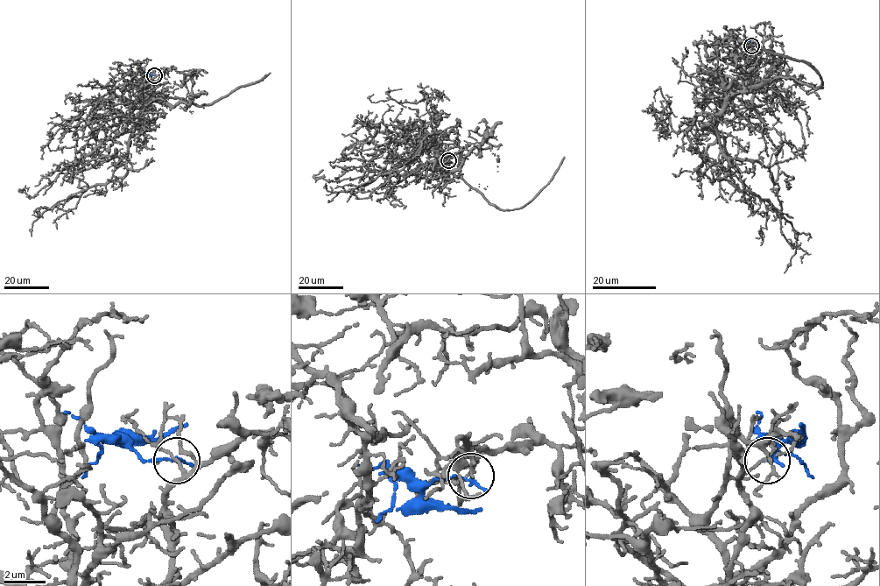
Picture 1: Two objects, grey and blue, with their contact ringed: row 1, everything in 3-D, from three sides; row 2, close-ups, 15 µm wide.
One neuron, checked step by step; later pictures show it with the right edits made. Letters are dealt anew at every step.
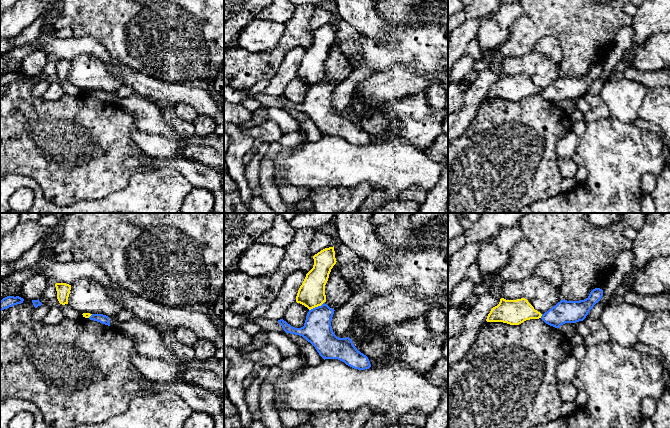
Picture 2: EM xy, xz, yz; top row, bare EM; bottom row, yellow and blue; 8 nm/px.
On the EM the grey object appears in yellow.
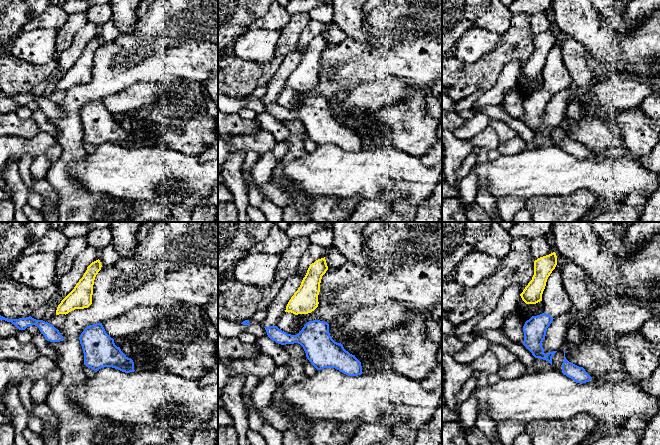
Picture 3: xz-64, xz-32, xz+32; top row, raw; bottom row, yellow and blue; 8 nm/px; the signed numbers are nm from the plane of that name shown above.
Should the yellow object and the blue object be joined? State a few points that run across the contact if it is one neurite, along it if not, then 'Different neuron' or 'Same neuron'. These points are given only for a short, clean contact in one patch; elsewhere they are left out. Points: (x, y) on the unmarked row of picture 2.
Line: xz (323, 78), (309, 86). Different neuron

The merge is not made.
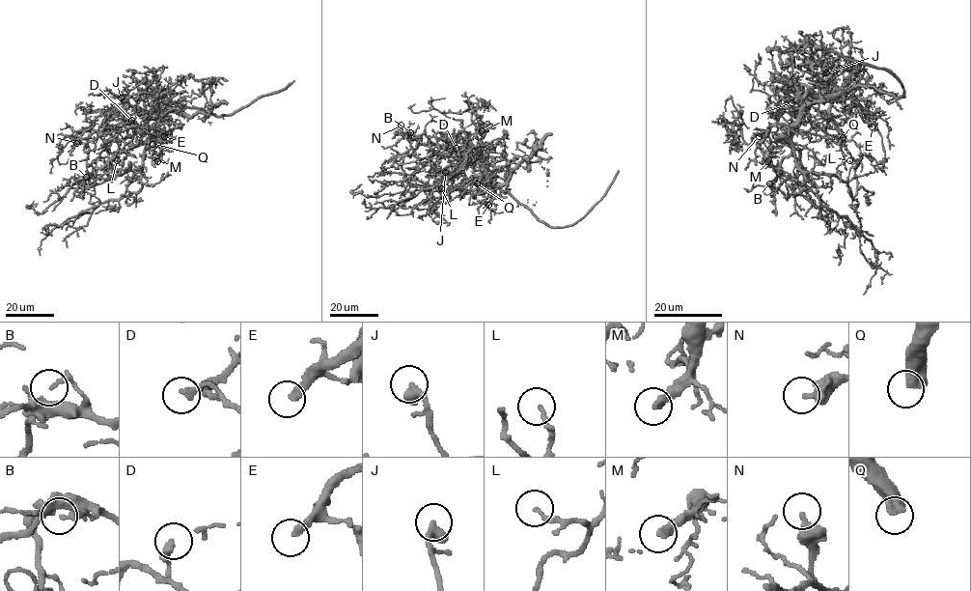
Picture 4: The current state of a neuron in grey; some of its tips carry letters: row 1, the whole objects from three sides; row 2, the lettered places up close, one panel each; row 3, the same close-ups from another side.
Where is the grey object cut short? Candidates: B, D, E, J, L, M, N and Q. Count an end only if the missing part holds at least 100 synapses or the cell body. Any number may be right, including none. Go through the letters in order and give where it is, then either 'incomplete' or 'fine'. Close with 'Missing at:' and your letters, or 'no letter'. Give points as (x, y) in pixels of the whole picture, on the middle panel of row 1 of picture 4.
B: (410, 132) | fine
D: (456, 148) | fine
E: (488, 205) | incomplete
J: (445, 172) | fine
L: (441, 188) | fine
M: (482, 130) | incomplete
N: (401, 125) | fine
Q: (477, 183) | incomplete
Missing at: E, M, Q

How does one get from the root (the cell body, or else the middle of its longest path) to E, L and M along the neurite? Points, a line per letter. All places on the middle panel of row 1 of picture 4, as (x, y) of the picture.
E: (479, 154), (485, 176), (490, 182), (490, 189), (498, 196), (488, 205)
L: (479, 154), (471, 148), (463, 169), (437, 188), (441, 194), (441, 188)
M: (479, 154), (485, 126), (482, 130)

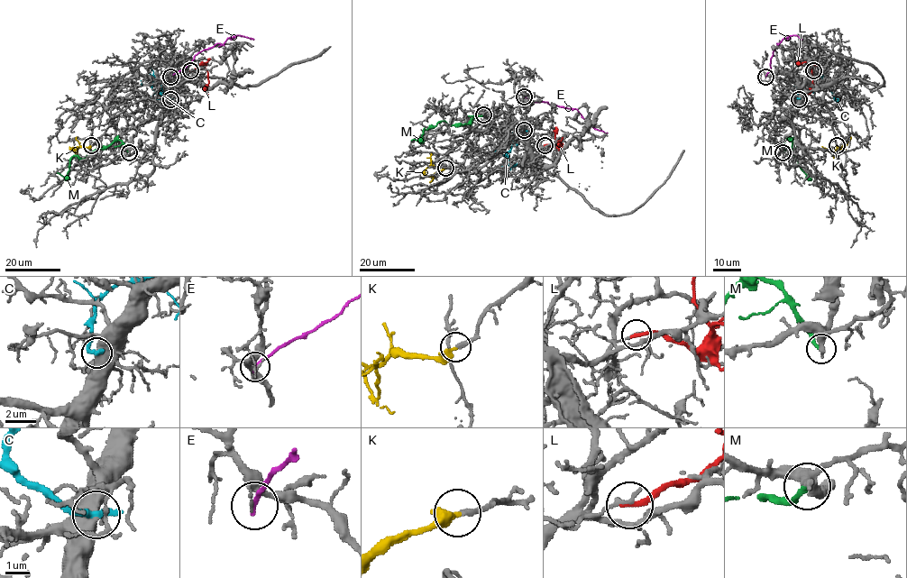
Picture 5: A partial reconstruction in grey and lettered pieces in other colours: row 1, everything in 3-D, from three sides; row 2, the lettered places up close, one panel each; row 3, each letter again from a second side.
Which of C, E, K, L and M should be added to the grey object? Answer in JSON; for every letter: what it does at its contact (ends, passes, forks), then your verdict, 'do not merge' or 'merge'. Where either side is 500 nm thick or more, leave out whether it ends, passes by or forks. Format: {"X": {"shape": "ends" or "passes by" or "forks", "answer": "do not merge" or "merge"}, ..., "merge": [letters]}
{"C": {"answer": "do not merge"}, "E": {"shape": "ends", "answer": "do not merge"}, "K": {"shape": "ends", "answer": "merge"}, "L": {"shape": "ends", "answer": "do not merge"}, "M": {"shape": "ends", "answer": "do not merge"}, "merge": ["K"]}

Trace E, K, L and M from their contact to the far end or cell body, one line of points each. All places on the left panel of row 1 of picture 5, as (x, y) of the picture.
E: (169, 77), (182, 70), (196, 55), (218, 43), (223, 44), (227, 38), (237, 34), (253, 40)
K: (91, 145), (69, 149), (77, 155), (77, 147)
L: (191, 71), (204, 65), (209, 82), (206, 91), (208, 94)
M: (129, 152), (116, 139), (106, 147), (97, 147), (82, 159), (73, 156), (66, 177), (58, 172)

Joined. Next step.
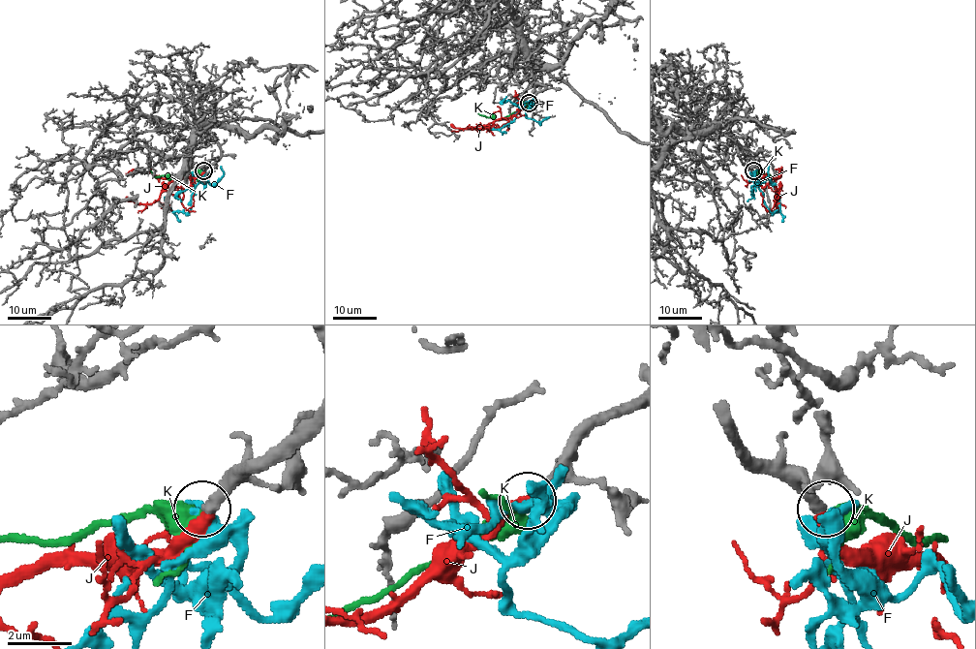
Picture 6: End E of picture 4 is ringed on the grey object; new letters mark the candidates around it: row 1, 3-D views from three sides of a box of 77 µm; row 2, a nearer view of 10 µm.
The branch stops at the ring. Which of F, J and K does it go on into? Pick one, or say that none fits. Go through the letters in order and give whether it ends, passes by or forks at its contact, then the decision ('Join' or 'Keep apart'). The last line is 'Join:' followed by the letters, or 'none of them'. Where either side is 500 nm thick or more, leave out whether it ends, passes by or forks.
F: It passes by. Keep apart
J: It ends there. Join
K: It ends there. Keep apart
Join: J

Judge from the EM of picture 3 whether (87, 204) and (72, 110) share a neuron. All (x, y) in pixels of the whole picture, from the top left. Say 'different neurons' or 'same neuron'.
same neuron

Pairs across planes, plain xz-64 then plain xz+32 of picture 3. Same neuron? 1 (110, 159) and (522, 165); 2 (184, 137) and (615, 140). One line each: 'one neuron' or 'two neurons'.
1: one neuron
2: two neurons

